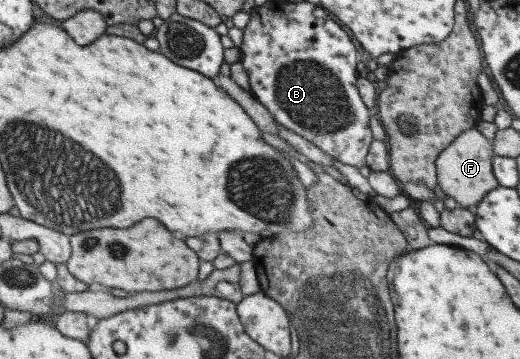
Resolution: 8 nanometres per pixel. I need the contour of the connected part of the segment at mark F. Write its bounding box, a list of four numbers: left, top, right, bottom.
[435,127,499,207]

